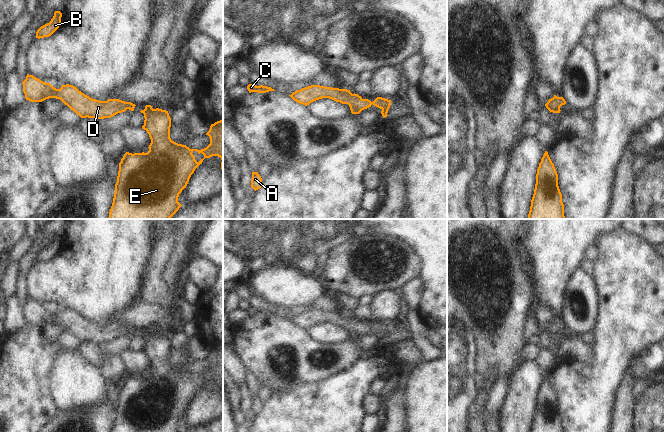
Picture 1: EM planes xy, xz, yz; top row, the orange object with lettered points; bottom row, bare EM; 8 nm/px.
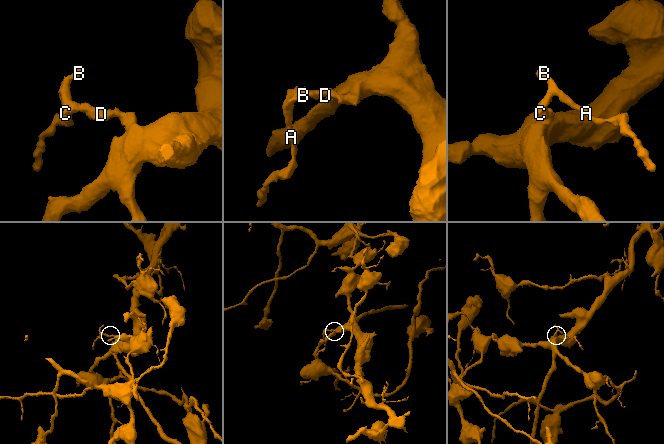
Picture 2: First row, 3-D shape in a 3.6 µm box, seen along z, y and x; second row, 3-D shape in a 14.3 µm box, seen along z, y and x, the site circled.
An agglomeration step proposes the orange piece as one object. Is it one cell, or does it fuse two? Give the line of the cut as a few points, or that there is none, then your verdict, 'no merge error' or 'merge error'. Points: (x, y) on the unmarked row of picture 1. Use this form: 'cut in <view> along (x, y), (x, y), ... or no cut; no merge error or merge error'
no cut; no merge error

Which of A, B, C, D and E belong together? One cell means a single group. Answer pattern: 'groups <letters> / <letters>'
groups A B C D E

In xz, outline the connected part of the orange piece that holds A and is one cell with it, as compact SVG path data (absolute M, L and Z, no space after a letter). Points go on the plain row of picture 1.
M252 396L251 411L256 415L261 412L262 402L258 396Z

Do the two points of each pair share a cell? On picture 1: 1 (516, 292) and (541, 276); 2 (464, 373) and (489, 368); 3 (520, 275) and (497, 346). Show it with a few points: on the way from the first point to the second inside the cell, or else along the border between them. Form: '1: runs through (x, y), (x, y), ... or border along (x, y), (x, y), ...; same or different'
1: border along (526, 259), (532, 279), (532, 293), (535, 300); different
2: border along (478, 348), (475, 364), (477, 394); different
3: runs through (512, 293), (512, 303), (507, 308), (500, 328); same

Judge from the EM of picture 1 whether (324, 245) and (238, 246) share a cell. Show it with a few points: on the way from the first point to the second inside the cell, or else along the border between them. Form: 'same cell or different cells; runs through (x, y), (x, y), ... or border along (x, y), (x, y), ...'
same cell; runs through (303, 244), (259, 244)

